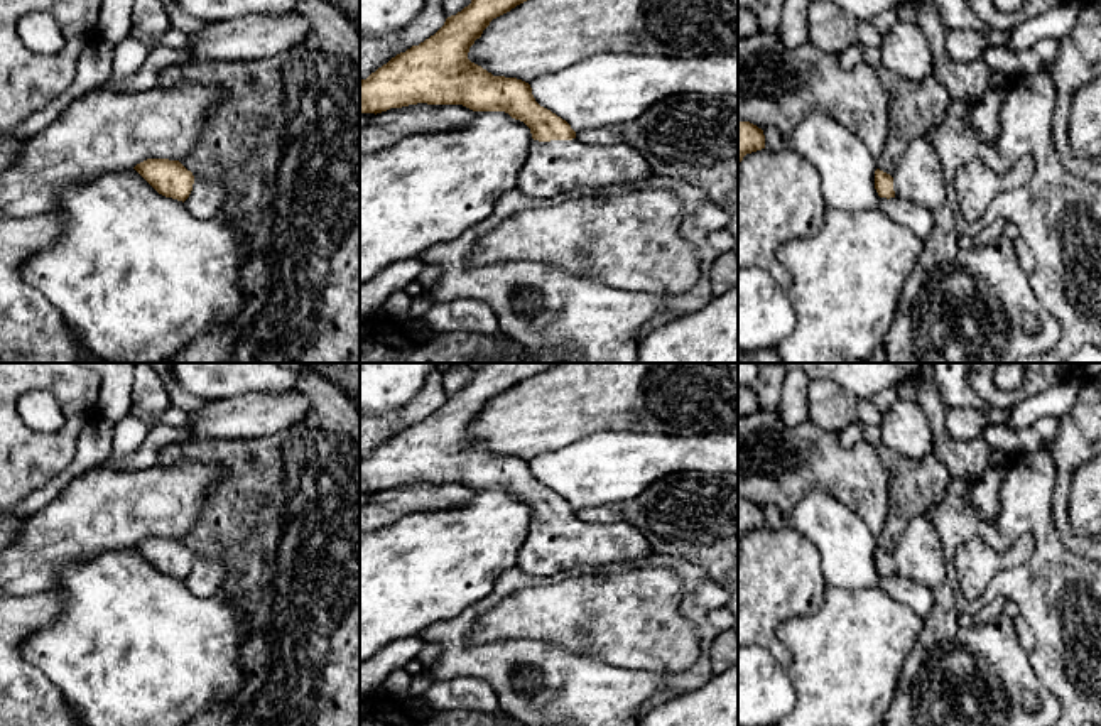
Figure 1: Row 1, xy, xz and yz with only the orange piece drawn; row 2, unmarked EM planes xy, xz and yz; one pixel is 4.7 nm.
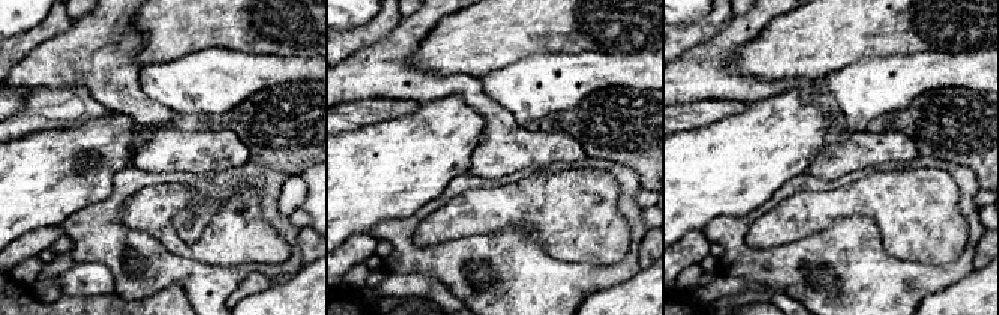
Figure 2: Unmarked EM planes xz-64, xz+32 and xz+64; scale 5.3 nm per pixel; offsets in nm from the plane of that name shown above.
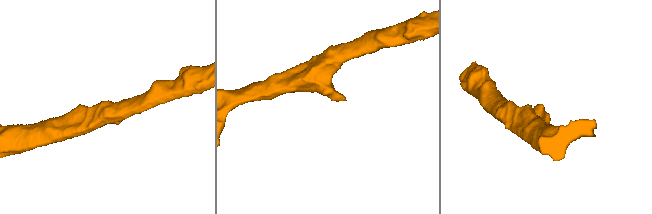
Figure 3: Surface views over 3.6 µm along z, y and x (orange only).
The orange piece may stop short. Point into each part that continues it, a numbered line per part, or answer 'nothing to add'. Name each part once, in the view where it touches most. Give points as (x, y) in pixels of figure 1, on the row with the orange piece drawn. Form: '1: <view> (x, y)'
1: xz (553, 167)

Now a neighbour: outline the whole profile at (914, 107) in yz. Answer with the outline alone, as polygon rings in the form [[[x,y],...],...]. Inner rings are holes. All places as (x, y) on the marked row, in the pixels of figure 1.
[[[883,64],[875,68],[876,76],[887,91],[888,135],[876,167],[893,174],[912,140],[927,135],[941,123],[951,103],[951,96],[936,78],[908,81],[898,78]]]

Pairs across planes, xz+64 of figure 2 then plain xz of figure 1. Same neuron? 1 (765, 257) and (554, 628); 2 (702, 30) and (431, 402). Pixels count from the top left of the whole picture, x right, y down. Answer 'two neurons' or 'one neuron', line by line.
1: two neurons
2: one neuron

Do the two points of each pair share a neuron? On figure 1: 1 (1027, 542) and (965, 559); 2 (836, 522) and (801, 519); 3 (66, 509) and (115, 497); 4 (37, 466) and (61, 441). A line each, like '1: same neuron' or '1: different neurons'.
1: same neuron
2: same neuron
3: same neuron
4: same neuron

